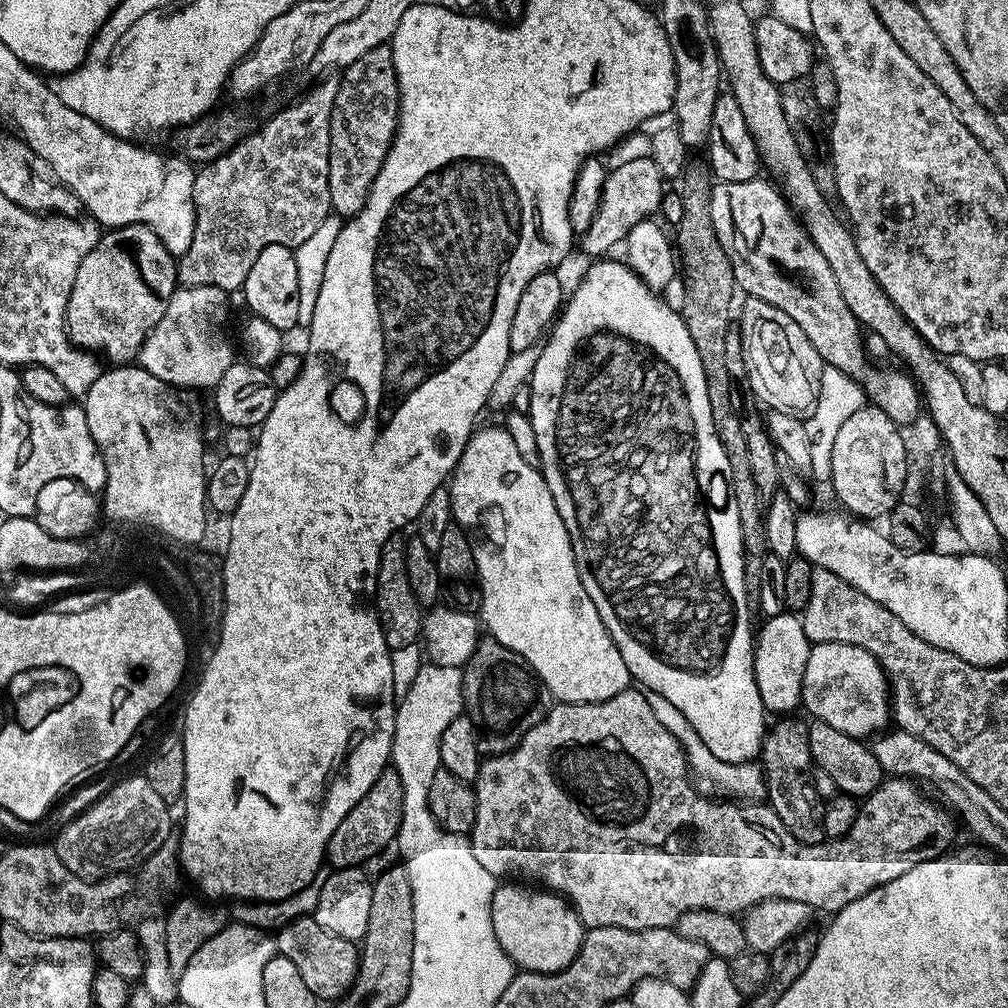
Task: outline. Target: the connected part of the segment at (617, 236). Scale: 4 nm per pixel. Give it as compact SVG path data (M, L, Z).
M648 154L636 156L633 160L624 160L616 169L609 171L604 178L604 189L600 195L600 205L596 216L590 222L578 240L581 248L591 258L600 258L616 243L627 241L628 231L638 222L655 217L660 203L664 200L664 183L666 177Z

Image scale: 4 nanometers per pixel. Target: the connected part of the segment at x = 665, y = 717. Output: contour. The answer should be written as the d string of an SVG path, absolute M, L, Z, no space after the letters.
M648 692L647 698L650 702L650 710L654 710L654 718L658 718L658 722L662 722L662 726L666 726L666 730L670 730L670 734L674 734L674 738L682 746L684 755L688 758L691 775L701 792L715 794L720 798L731 798L736 802L760 802L767 797L764 769L759 763L731 764L722 762L722 758L714 758L714 754L710 754L706 742L702 742L702 738L698 738L698 730L694 730L694 726L690 726L690 722L686 722L685 716L672 703L666 702L666 698L662 698L662 694Z

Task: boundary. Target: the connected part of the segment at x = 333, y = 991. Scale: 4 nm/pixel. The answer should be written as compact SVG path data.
M315 915L298 917L288 922L275 933L276 951L290 958L294 967L302 973L302 979L321 1001L335 1002L347 997L349 988L356 981L356 972L360 968L360 953L357 945L346 938L338 938L322 926L318 926Z

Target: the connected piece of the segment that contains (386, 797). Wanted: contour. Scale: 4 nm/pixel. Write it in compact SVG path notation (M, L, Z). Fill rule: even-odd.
M385 770L374 786L370 786L362 802L358 802L358 806L354 806L354 810L350 810L342 822L338 822L338 830L334 830L328 843L327 863L332 863L333 869L367 865L367 860L374 859L387 844L391 845L395 841L401 822L402 778L394 770Z

